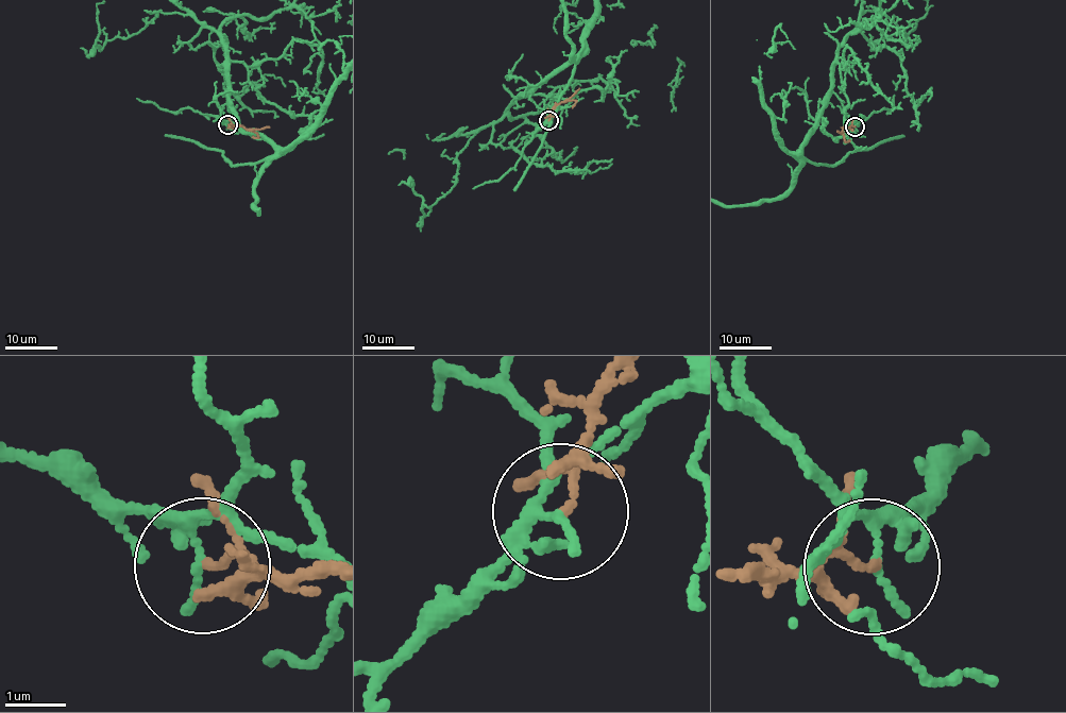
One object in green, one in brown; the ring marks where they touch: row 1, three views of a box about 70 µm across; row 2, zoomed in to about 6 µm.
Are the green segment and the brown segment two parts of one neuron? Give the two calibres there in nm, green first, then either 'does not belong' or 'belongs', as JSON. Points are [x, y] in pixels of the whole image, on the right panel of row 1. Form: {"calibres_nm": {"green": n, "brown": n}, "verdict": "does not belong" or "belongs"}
{"calibres_nm": {"green": 130, "brown": 80}, "verdict": "does not belong"}

